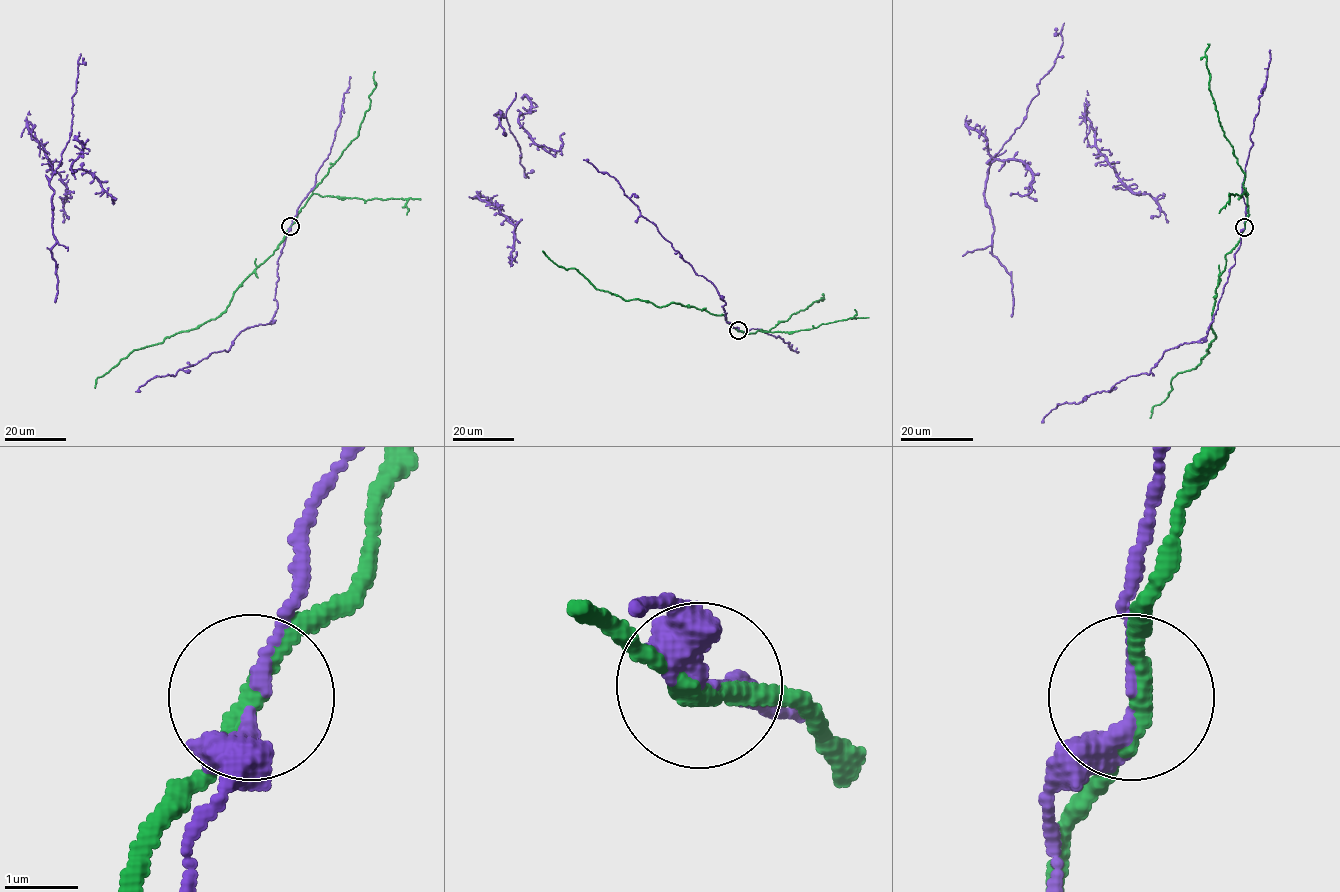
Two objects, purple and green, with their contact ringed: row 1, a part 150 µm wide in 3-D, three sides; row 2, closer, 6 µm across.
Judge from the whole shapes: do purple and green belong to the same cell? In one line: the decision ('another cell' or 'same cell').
another cell

